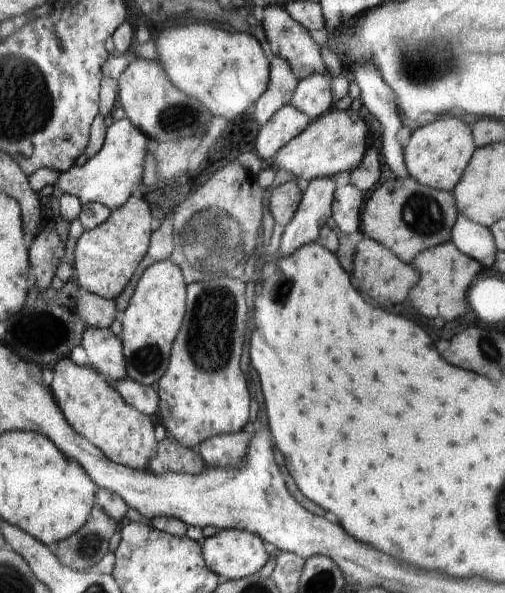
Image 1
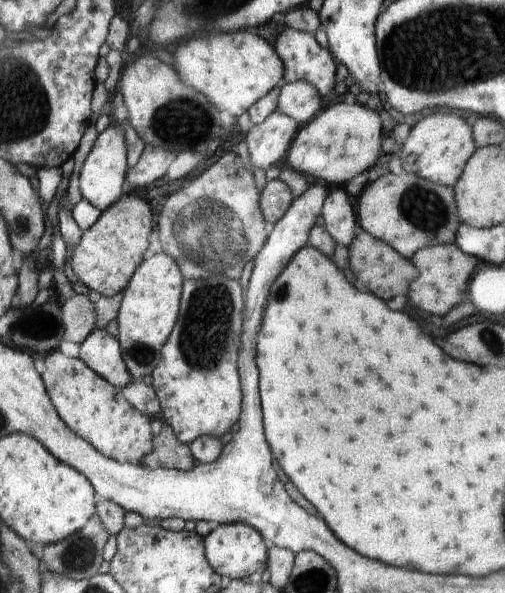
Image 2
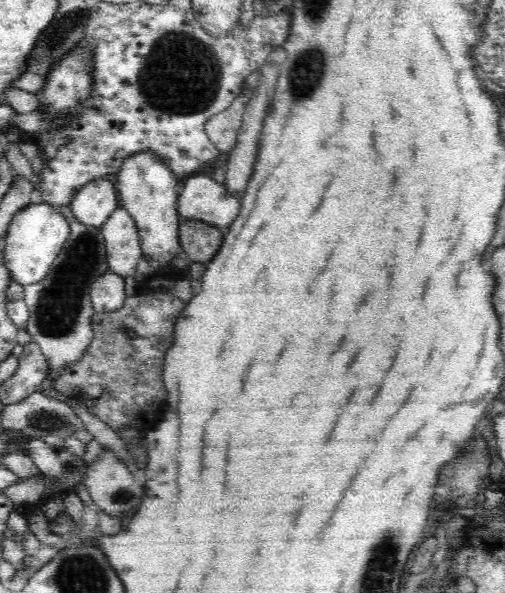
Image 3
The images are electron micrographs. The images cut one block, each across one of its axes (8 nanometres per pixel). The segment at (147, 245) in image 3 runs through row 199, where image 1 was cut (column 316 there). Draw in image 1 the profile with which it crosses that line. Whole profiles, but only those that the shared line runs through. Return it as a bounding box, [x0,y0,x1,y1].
[269,108,369,180]

